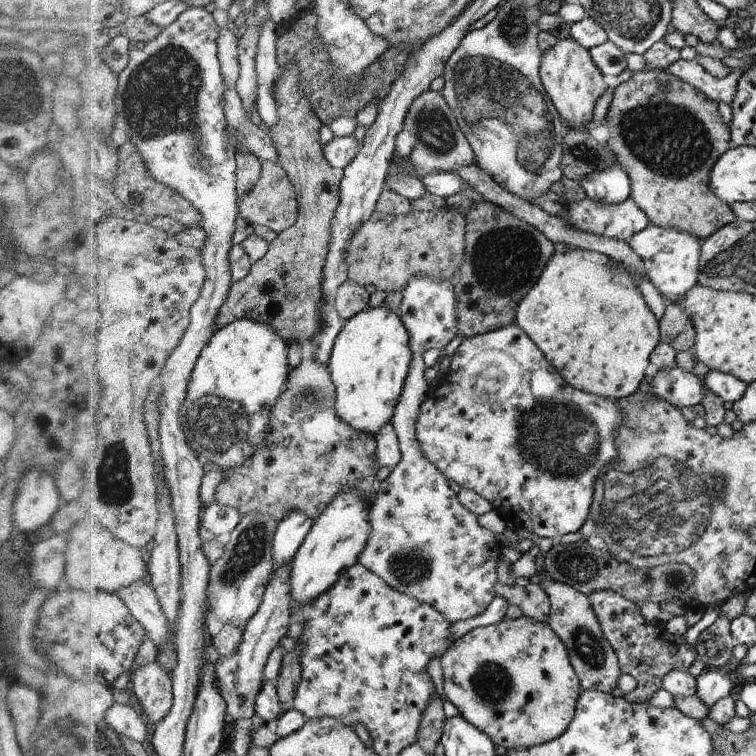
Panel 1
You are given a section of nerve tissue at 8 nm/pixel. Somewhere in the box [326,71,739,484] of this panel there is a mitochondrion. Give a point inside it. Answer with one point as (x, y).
(671, 141)

